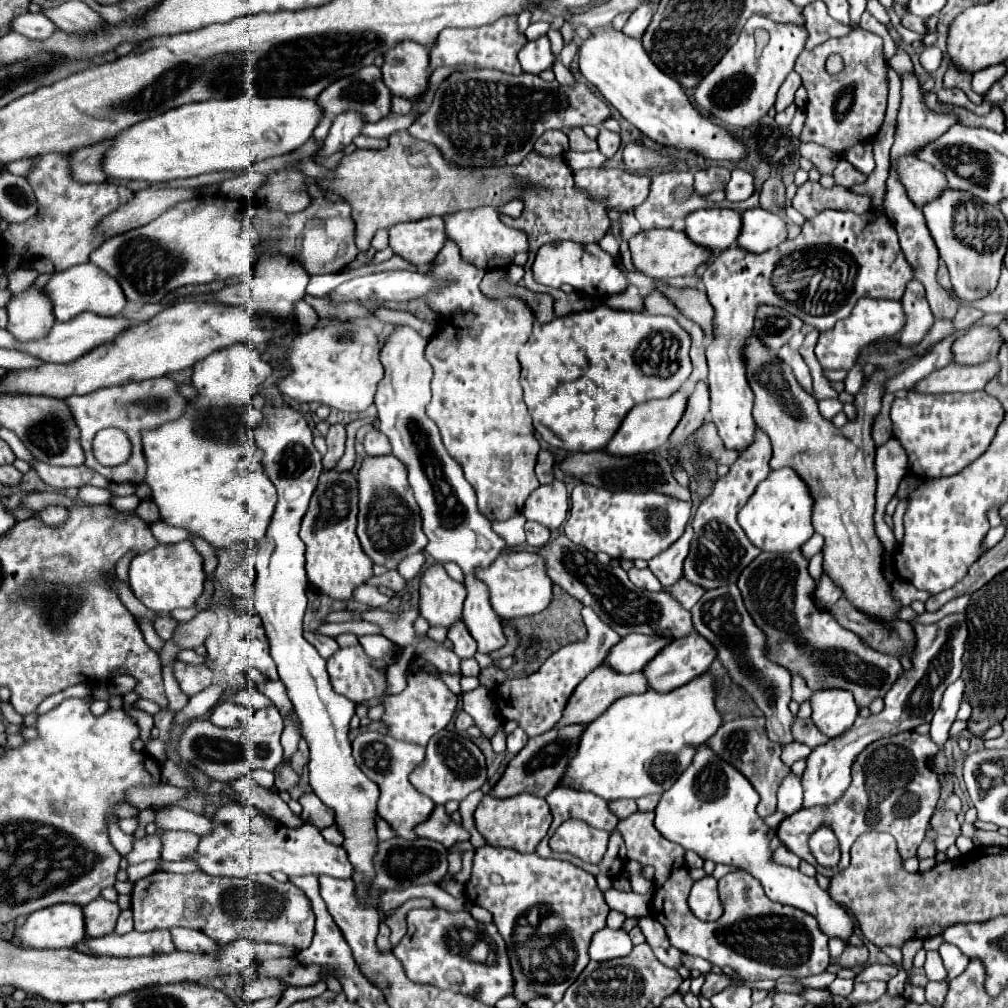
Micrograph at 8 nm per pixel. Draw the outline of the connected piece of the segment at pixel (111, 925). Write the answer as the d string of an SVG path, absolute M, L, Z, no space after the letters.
M97 897L95 901L87 903L83 907L87 937L103 937L103 935L111 933L115 929L119 913L121 913L119 905L105 901L103 897Z

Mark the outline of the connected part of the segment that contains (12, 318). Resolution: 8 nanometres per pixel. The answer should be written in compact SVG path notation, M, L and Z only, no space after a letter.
M25 289L15 295L9 305L9 325L5 327L19 343L35 341L47 337L51 325L55 323L51 301L43 295L41 289Z

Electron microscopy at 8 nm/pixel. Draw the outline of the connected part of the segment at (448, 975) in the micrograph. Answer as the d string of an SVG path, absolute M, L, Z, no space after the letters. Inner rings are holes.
M439 907L411 909L407 913L407 935L393 949L393 953L395 953L395 957L399 957L407 977L411 977L411 981L415 981L415 983L427 983L427 985L435 985L439 989L451 989L455 993L475 997L477 1001L481 1001L485 1005L495 1005L501 997L505 997L513 991L513 977L511 977L511 967L509 967L503 937L497 935L497 929L493 927L493 923L479 925L467 911L449 913L447 909L439 909ZM457 915L459 915L459 923L457 923ZM461 927L469 927L473 931L483 927L481 929L483 935L495 943L493 965L475 963L475 961L465 959L451 951L451 947L447 945L447 939L453 931L457 931Z

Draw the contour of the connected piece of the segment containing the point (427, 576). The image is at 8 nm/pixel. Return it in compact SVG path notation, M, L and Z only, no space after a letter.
M441 563L431 565L419 579L419 613L431 623L451 627L463 611L465 585L453 581Z

